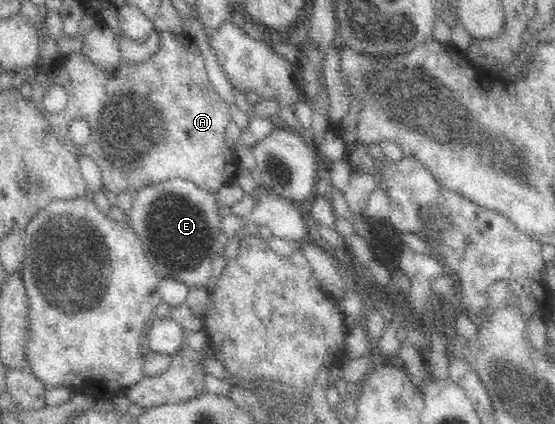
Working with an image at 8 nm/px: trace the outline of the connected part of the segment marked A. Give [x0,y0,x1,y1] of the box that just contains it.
[29,30,241,199]

